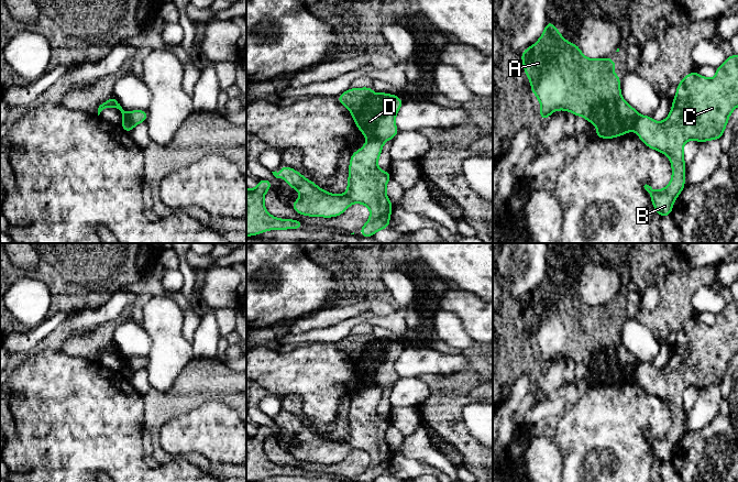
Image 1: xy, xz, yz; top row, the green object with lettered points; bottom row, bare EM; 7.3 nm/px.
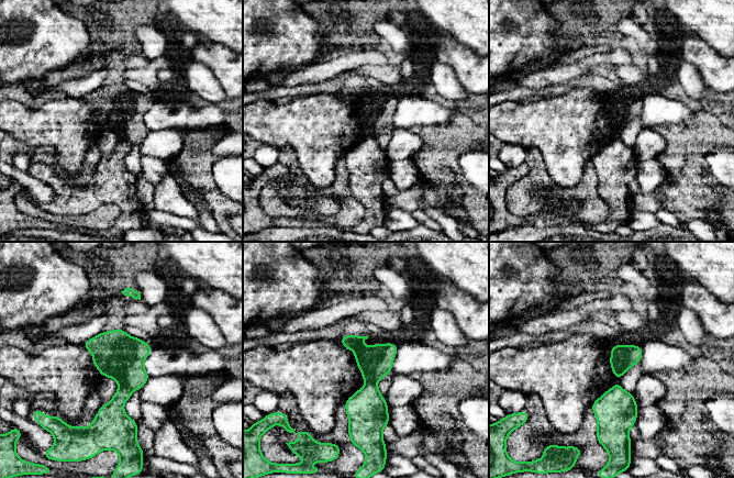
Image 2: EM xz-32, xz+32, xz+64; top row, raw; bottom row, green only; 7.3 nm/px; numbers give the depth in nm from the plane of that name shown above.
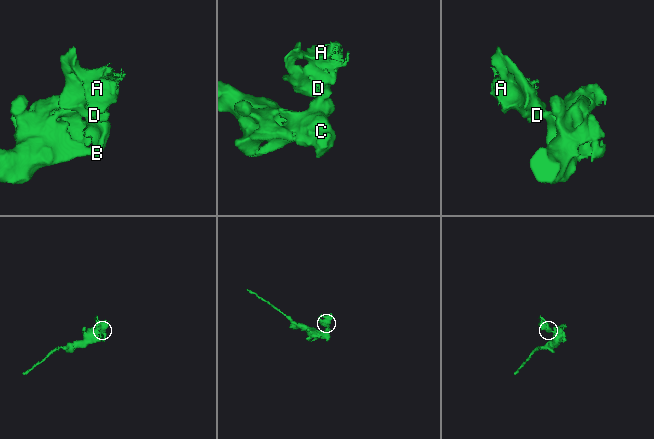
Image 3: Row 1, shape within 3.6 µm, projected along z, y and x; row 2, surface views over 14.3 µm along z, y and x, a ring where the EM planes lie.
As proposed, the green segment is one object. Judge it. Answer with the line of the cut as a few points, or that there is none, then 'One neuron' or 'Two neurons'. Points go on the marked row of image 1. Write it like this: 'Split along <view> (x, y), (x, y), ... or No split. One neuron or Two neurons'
Split along xz (368, 138), (379, 140), (383, 143). Two neurons

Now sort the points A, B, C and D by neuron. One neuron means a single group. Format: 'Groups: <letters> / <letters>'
Groups: A D / B C

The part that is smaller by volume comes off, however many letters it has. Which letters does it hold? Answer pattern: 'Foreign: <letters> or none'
Foreign: A, D

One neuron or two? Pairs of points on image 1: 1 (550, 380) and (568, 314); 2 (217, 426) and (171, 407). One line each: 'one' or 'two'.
1: two
2: two

